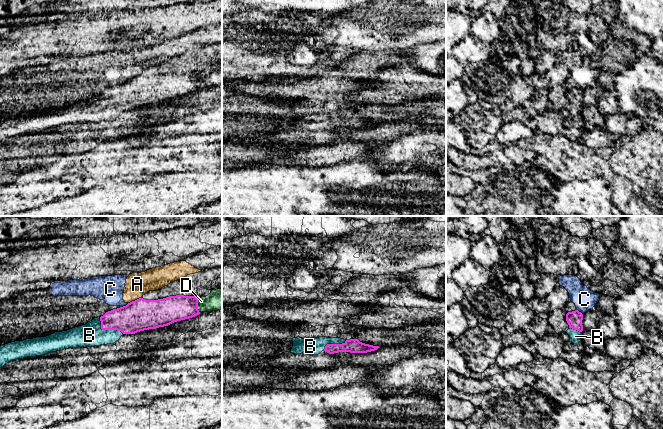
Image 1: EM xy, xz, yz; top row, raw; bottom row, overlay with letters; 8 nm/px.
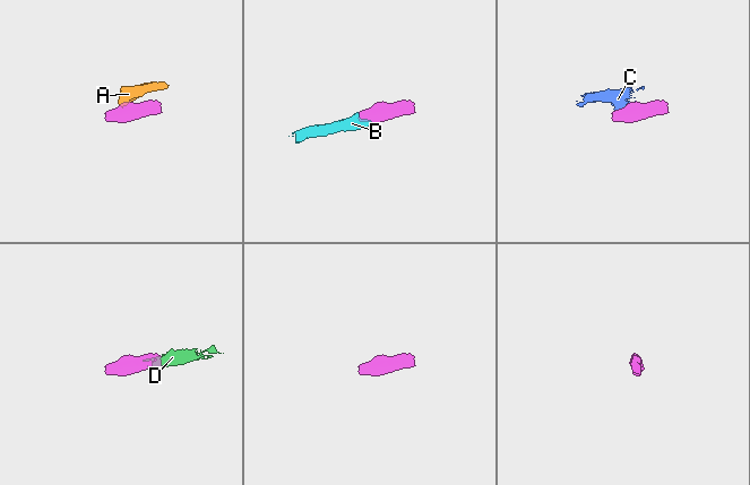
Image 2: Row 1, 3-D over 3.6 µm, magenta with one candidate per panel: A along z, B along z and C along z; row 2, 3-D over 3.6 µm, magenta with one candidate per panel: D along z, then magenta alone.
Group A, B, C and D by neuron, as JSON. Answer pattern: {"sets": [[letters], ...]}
{"sets": [["A", "C"], ["B"], ["D"]]}

